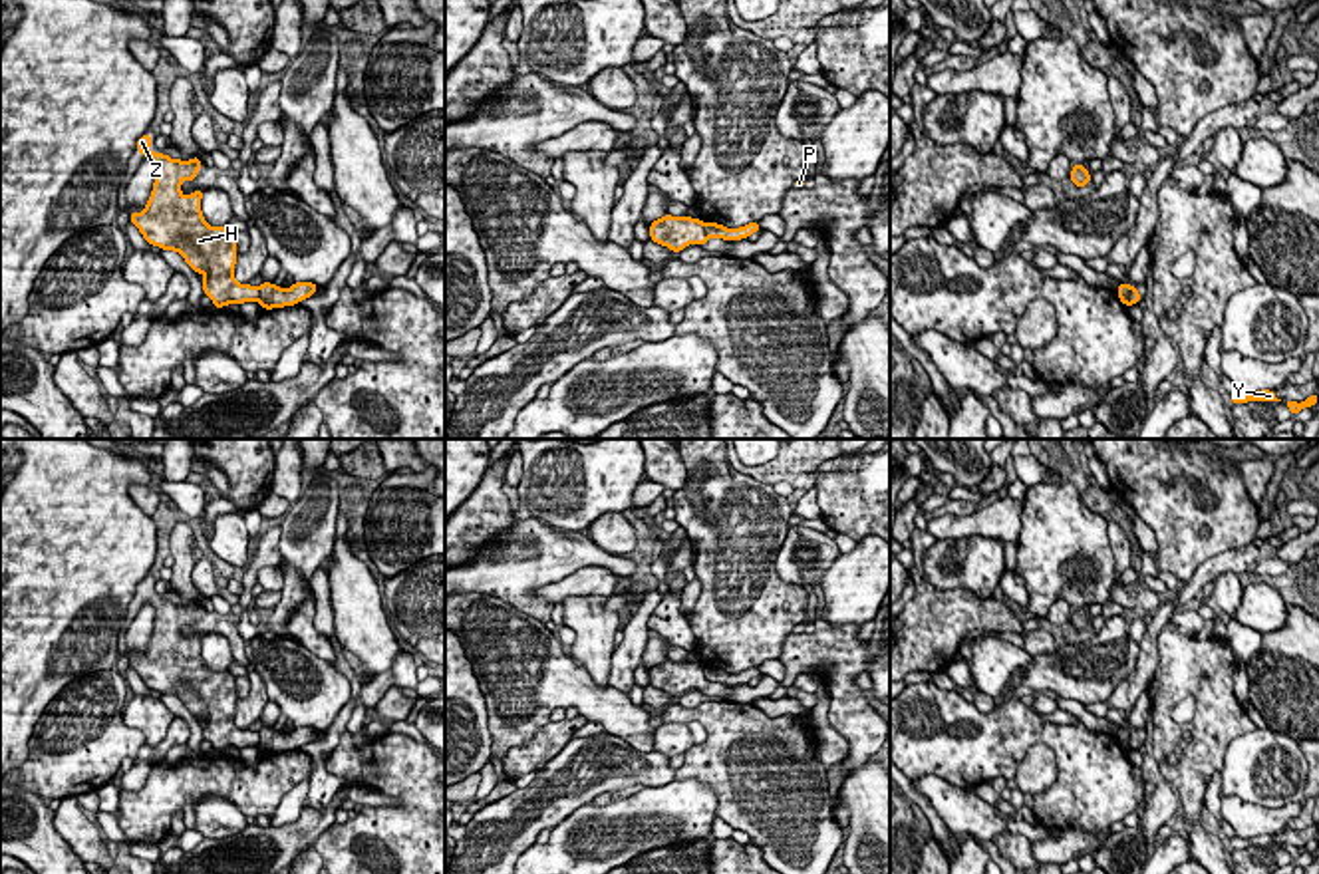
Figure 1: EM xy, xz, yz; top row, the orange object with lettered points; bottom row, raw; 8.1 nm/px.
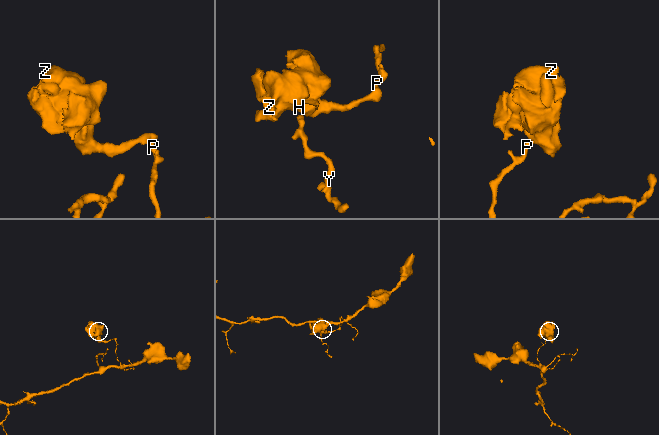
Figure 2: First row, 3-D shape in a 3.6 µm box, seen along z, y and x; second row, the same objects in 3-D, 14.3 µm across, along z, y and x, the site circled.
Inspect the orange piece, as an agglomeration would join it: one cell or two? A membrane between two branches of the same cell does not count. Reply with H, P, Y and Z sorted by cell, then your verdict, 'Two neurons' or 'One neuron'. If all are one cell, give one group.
Groups: H Z / P Y. Two neurons

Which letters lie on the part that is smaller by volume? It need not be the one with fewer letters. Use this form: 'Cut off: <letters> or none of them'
Cut off: H, Z

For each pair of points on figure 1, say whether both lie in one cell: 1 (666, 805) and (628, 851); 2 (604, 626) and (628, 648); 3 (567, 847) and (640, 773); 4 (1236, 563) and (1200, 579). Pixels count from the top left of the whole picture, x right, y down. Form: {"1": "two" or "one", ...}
{"1": "one", "2": "two", "3": "two", "4": "one"}

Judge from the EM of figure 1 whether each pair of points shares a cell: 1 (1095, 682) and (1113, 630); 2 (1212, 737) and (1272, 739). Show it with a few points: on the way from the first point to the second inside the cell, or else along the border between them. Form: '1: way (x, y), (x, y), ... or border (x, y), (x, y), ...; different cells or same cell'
1: way (1097, 670), (1111, 656), (1113, 642); same cell
2: border (1256, 728), (1240, 733), (1228, 745), (1220, 771); different cells

